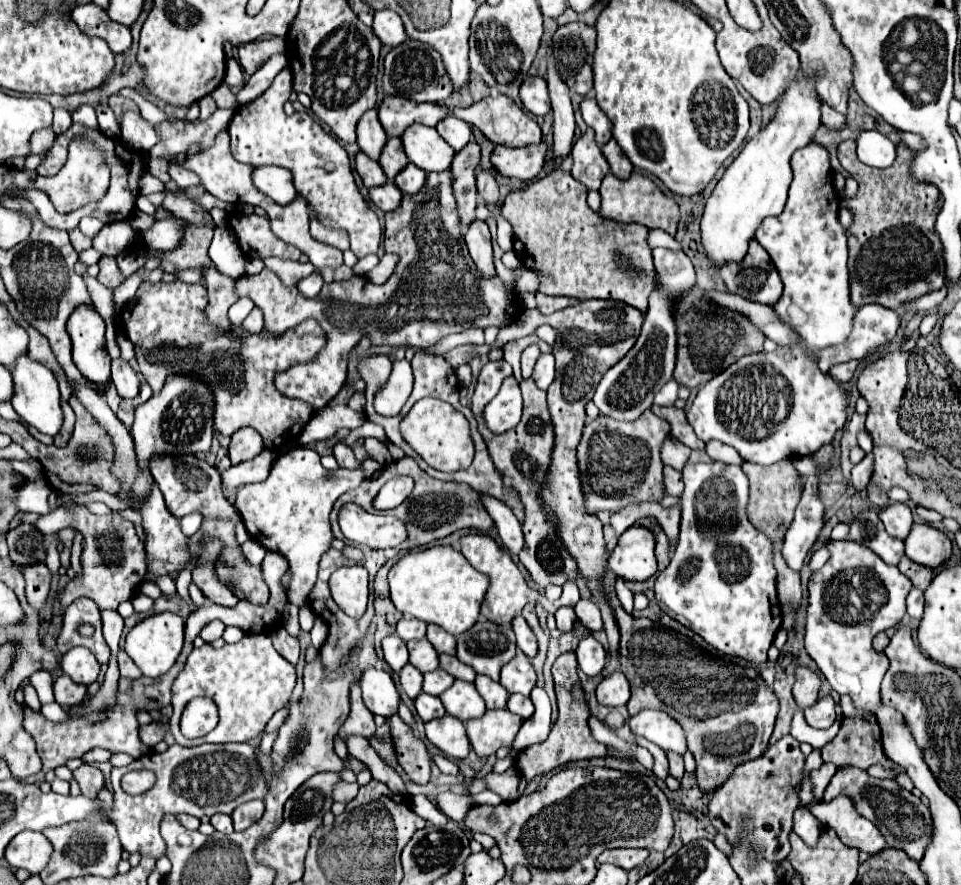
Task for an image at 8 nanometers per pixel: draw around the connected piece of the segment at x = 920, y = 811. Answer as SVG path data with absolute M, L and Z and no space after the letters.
M849 766L849 768L839 768L835 772L835 776L831 778L823 800L829 802L833 798L837 798L839 794L845 794L853 800L855 810L865 816L867 820L871 820L881 834L887 840L887 846L891 848L901 848L909 854L909 858L917 860L925 854L925 842L929 842L929 834L933 832L931 826L931 814L929 808L911 792L903 790L895 780L879 780L879 778L871 778L865 770Z

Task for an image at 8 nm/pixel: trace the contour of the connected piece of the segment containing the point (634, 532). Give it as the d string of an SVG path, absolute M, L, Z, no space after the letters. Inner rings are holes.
M633 524L629 526L621 536L619 542L615 546L615 550L609 556L609 568L613 570L615 576L621 576L623 580L647 580L649 576L653 576L657 572L657 560L655 560L655 536L651 530L647 530L645 526Z

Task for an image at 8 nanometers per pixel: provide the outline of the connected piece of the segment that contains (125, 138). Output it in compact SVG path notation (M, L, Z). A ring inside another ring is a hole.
M125 112L121 122L121 142L137 152L149 152L157 144L155 128L135 112Z

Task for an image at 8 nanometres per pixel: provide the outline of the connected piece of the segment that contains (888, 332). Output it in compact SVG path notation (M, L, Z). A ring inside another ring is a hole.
M865 304L855 314L853 334L849 340L835 348L825 348L817 352L819 368L827 374L831 366L849 362L853 358L867 358L879 346L891 342L899 330L901 318L895 310L881 304Z

